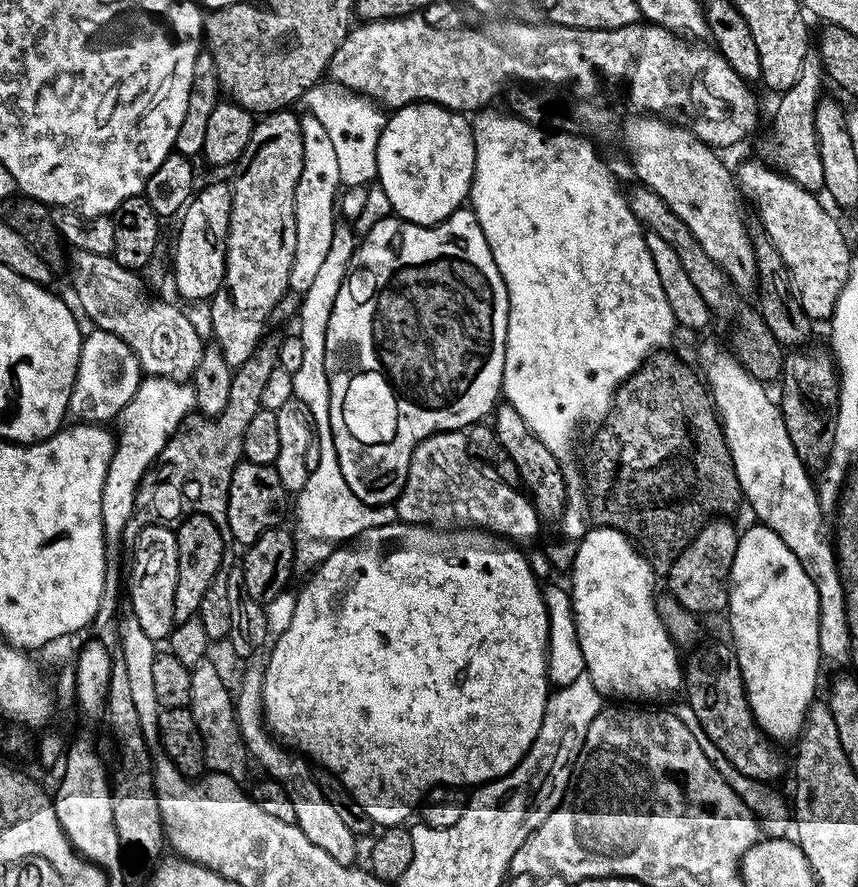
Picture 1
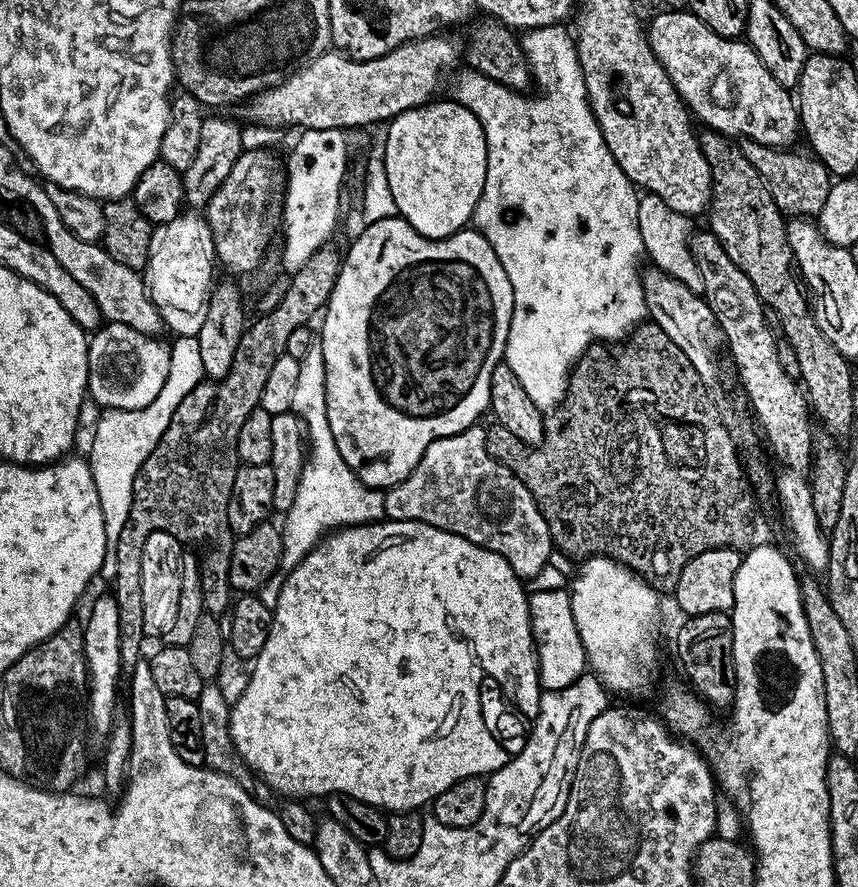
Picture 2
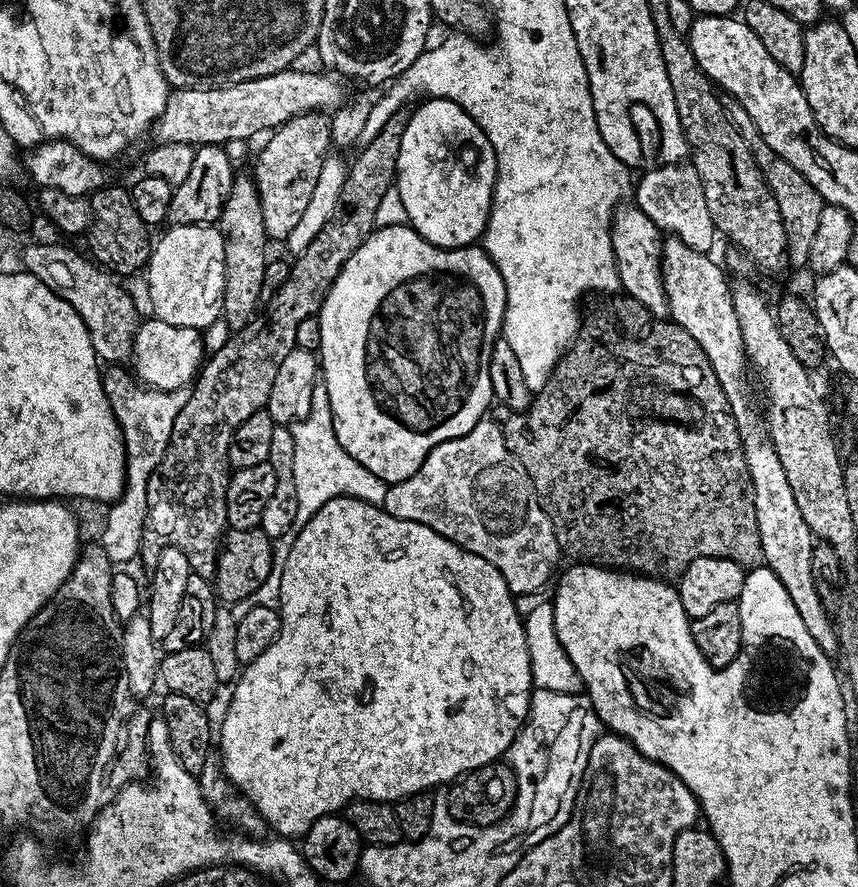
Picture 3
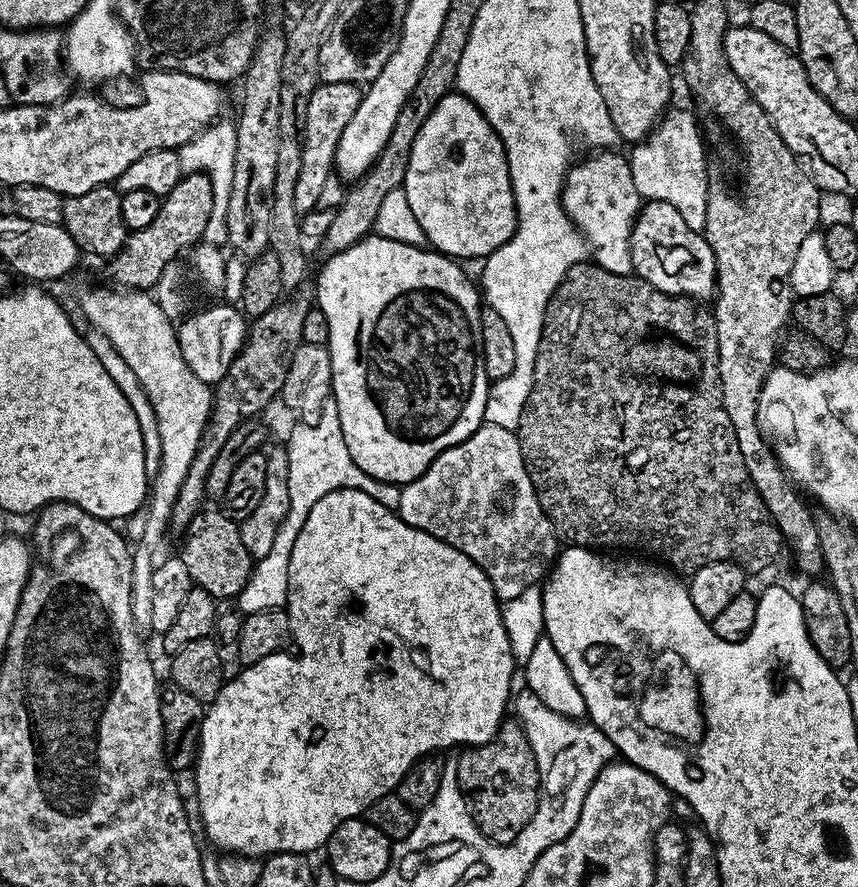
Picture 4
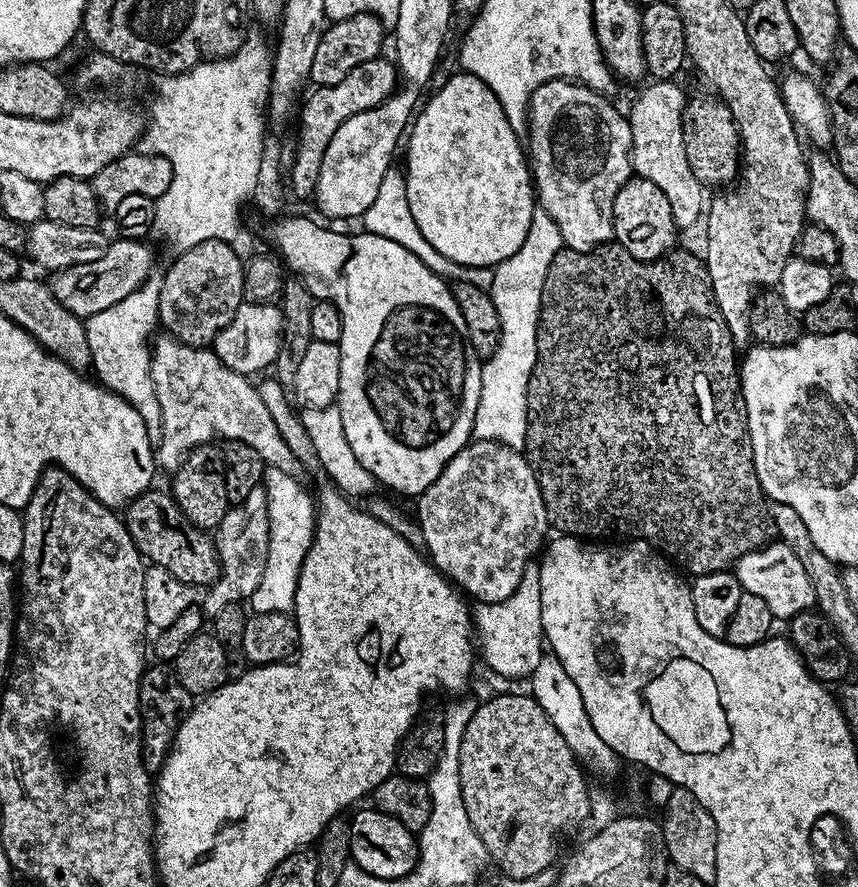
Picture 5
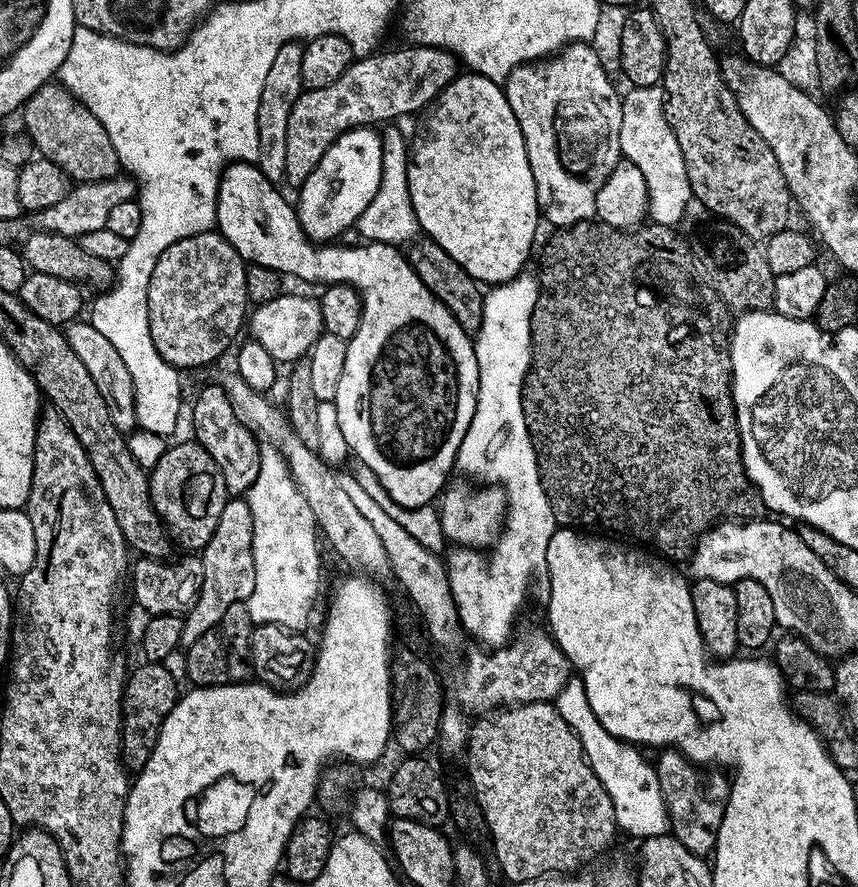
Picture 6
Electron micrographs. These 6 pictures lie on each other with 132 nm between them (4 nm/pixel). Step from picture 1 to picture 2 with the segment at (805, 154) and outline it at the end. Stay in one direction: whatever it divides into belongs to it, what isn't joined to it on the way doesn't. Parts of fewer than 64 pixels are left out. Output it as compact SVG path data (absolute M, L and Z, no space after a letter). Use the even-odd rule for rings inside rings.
M741 139L739 141L740 149L742 150L742 154L746 158L750 158L750 162L754 166L754 170L758 170L762 174L762 178L766 182L766 186L770 190L770 194L774 198L774 202L780 208L781 212L787 214L792 218L816 218L819 217L820 211L822 210L822 206L826 206L826 194L830 194L830 190L832 189L834 180L830 175L828 167L826 167L821 160L816 159L815 155L807 154L808 156L803 156L800 152L792 152L796 150L789 150L788 148L771 148L770 146L766 146L765 144L759 144L758 142L754 142L753 140Z

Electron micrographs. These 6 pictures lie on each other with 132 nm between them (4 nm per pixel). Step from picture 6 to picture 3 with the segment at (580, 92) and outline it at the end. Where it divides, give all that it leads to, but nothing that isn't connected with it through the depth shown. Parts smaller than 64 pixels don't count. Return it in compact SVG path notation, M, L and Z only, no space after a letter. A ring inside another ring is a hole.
M625 203L612 213L612 249L616 269L620 272L620 288L627 295L642 302L642 306L646 306L652 317L667 317L668 299L664 293L664 276L660 272L662 233L656 223L646 218L646 214L642 214L642 210L636 207L635 203Z

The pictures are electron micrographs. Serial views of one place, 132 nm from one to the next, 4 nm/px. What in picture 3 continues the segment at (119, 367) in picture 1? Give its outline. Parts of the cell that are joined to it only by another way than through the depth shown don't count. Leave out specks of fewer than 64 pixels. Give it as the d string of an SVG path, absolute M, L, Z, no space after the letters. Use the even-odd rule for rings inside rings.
M155 318L141 323L132 340L130 364L136 367L134 376L141 385L157 392L168 392L193 383L194 377L202 367L206 351L201 333L194 328L170 326Z

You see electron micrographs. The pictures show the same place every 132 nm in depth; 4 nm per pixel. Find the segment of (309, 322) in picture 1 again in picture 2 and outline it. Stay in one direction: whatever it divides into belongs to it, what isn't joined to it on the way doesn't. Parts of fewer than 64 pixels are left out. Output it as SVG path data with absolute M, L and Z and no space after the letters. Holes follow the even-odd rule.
M313 342L310 350L306 350L306 358L300 360L292 411L306 425L306 459L302 478L298 482L298 494L294 494L294 506L290 506L290 510L282 516L280 571L263 584L258 593L260 601L271 609L275 609L285 574L294 570L294 566L298 566L298 562L302 562L302 558L306 558L306 554L310 554L310 550L329 532L354 524L374 524L385 519L384 492L366 486L356 477L354 470L346 466L342 454L338 454L334 434L330 434L330 422L326 418L326 366L319 342Z

